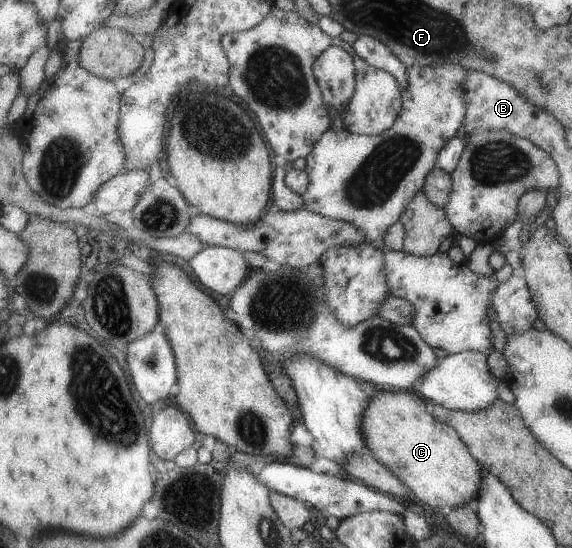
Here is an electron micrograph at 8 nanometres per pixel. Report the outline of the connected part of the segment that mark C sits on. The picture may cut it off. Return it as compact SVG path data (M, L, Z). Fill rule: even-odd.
M384 388L377 392L377 396L371 396L371 404L365 410L363 416L363 436L368 444L368 452L371 452L381 464L388 466L391 472L406 484L421 504L425 503L434 510L447 512L453 508L459 508L463 504L473 503L479 496L479 490L483 486L482 464L471 454L469 446L463 442L463 437L451 425L438 421L433 414L424 409L423 398L419 393L402 392Z

